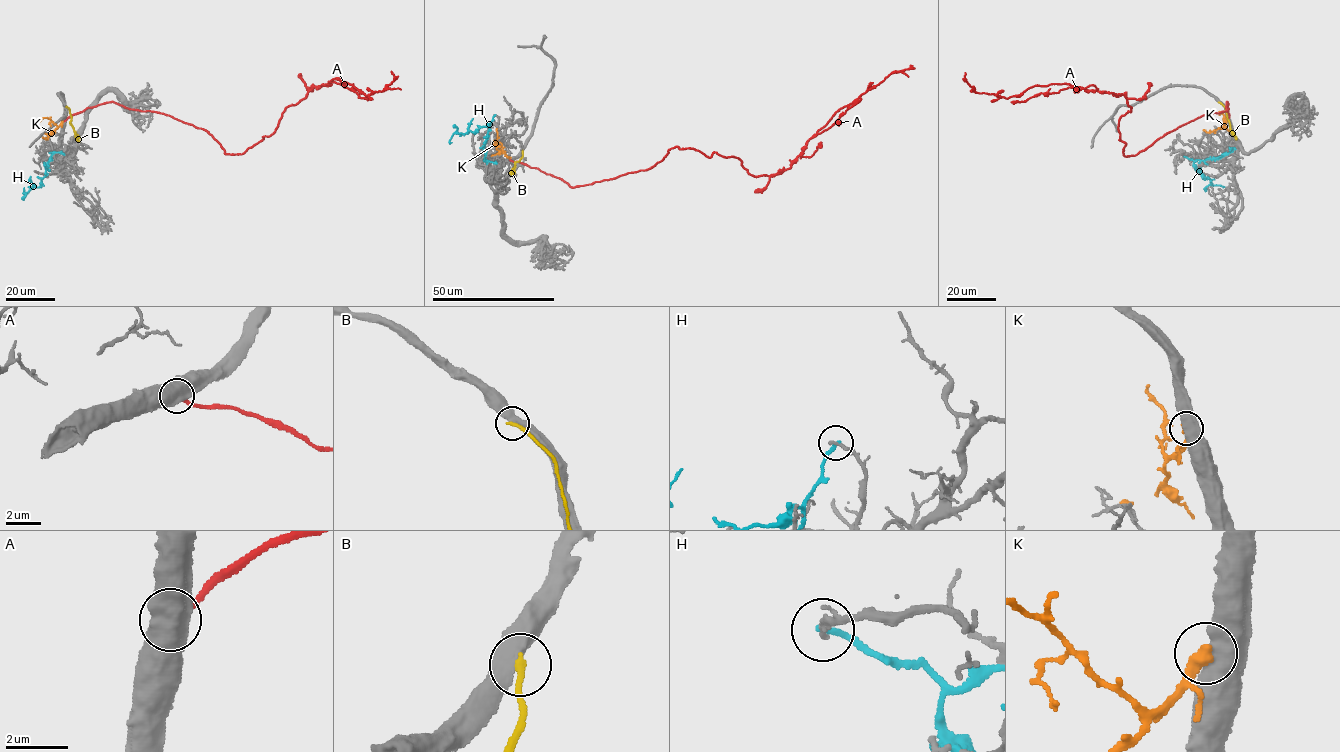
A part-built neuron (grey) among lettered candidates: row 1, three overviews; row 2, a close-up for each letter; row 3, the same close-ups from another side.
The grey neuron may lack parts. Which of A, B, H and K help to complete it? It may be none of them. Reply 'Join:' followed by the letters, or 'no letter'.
Join: no letter

